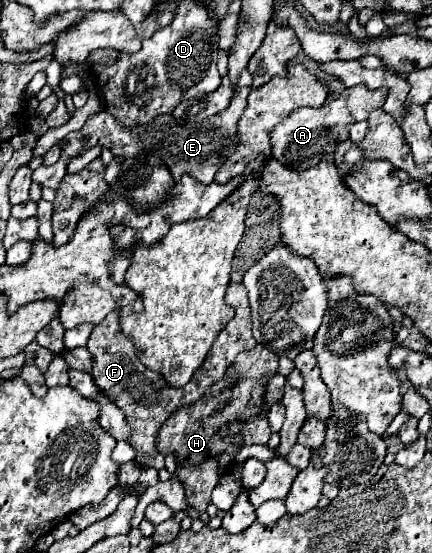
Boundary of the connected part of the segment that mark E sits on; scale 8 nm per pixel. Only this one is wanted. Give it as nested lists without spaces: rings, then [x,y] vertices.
[[[240,87],[236,91],[236,95],[232,97],[232,103],[228,109],[224,109],[222,113],[218,115],[212,115],[204,121],[192,121],[192,119],[176,119],[172,115],[158,115],[156,119],[144,123],[144,125],[134,125],[134,127],[124,127],[118,119],[114,119],[108,111],[100,111],[96,115],[90,115],[84,123],[84,127],[80,129],[84,133],[86,139],[78,141],[78,139],[72,139],[72,133],[64,139],[66,145],[62,149],[62,155],[60,159],[52,165],[52,167],[46,167],[46,165],[40,165],[32,179],[38,181],[42,187],[50,187],[50,189],[56,189],[58,183],[62,181],[62,177],[66,175],[68,171],[68,163],[82,151],[94,147],[94,145],[102,145],[106,149],[112,151],[114,157],[136,157],[138,153],[154,153],[154,155],[160,155],[166,163],[168,163],[168,169],[172,171],[172,177],[174,181],[178,181],[184,173],[190,173],[194,179],[202,181],[202,183],[210,183],[214,181],[214,175],[218,173],[218,169],[222,167],[222,163],[232,155],[232,151],[236,149],[238,145],[238,133],[236,133],[236,125],[238,125],[238,119],[246,107],[246,99],[248,99],[248,93],[252,89],[250,87]]]

